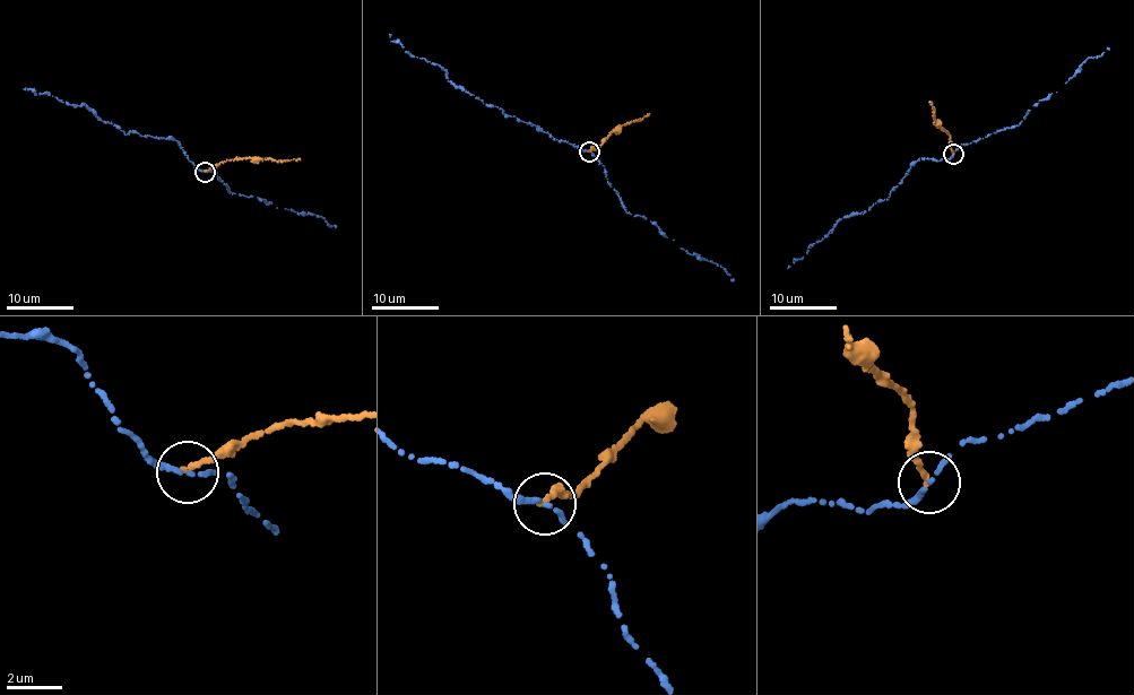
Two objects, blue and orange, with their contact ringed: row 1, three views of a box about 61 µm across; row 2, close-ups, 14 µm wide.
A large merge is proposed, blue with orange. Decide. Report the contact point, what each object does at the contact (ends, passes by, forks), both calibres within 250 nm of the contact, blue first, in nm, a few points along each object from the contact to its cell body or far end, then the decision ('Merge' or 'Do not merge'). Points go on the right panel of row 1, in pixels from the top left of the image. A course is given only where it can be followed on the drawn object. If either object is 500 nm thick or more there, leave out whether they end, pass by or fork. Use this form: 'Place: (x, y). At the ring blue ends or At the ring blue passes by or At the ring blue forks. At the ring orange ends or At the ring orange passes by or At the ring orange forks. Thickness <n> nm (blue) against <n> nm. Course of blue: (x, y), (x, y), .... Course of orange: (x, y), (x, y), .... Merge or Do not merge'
Place: (953, 154). At the ring blue ends. At the ring orange ends. Thickness 240 nm (blue) against 240 nm. Course of blue: (953, 154), (950, 159), (920, 158), (888, 200), (879, 200), (863, 214), (843, 217), (788, 268). Course of orange: (953, 153), (949, 136), (935, 121), (929, 103). Do not merge

